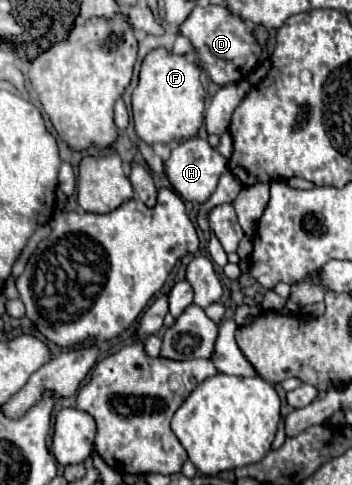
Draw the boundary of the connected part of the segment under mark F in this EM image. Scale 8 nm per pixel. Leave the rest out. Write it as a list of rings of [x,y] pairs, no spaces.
[[[165,48],[151,50],[139,72],[139,84],[133,90],[133,118],[135,130],[147,144],[187,140],[197,134],[203,124],[205,110],[205,88],[201,84],[201,66],[187,56],[171,54]]]

